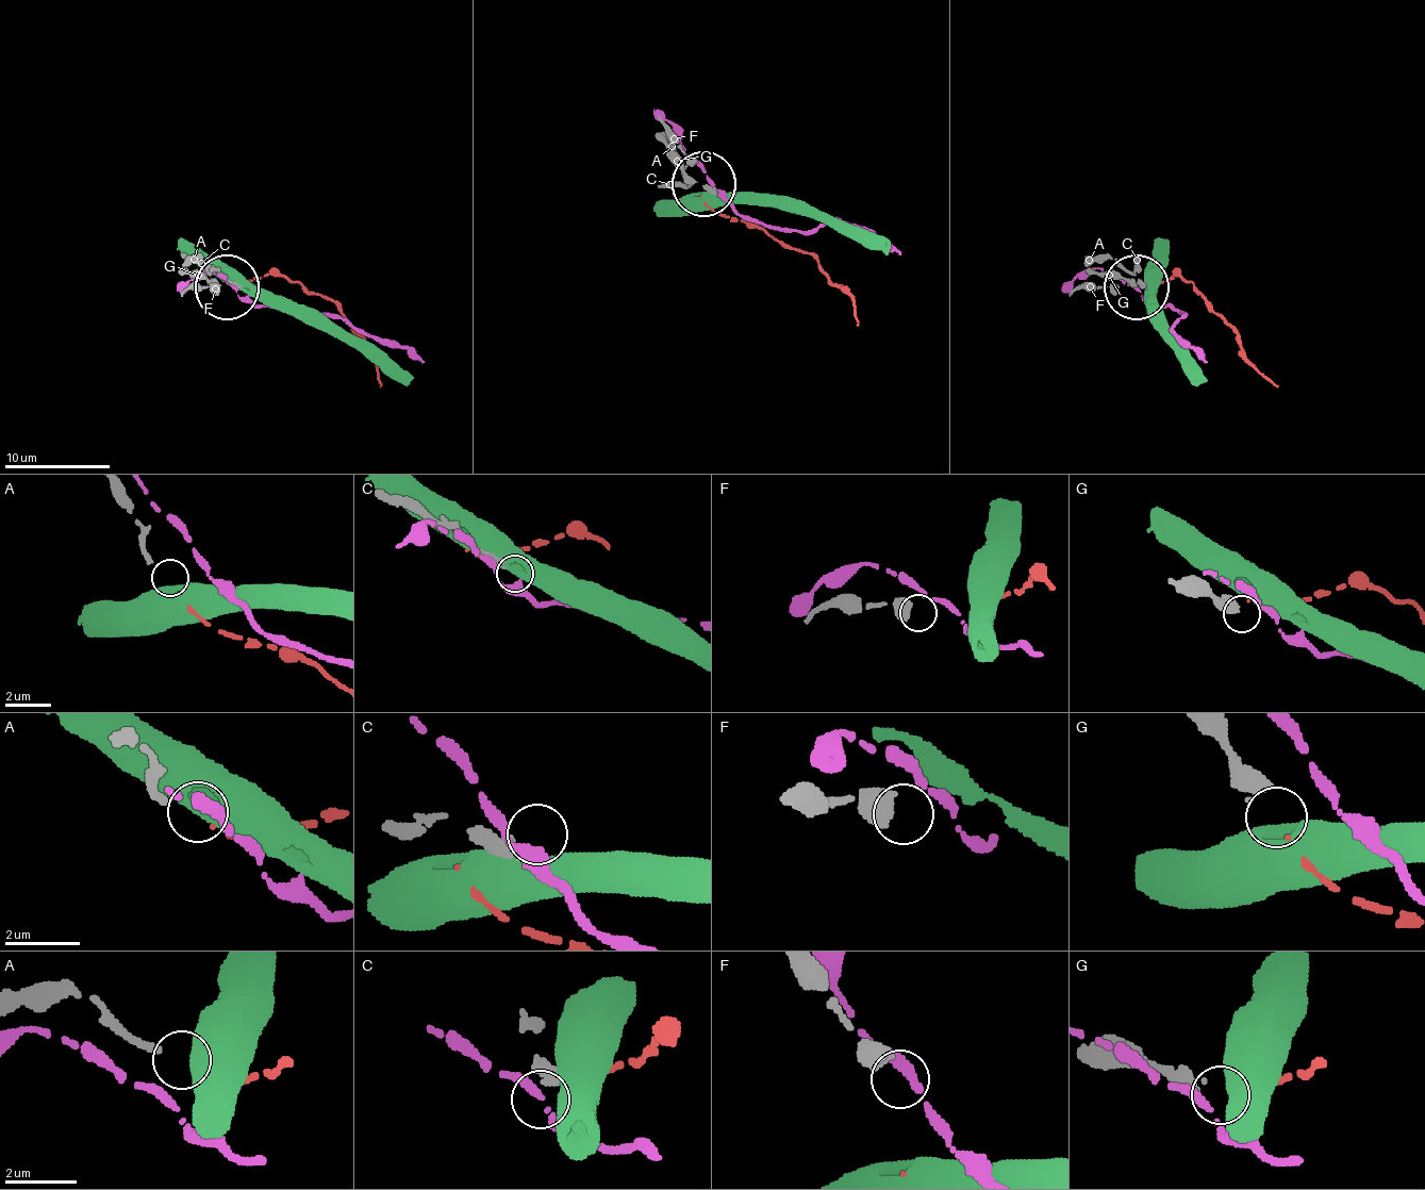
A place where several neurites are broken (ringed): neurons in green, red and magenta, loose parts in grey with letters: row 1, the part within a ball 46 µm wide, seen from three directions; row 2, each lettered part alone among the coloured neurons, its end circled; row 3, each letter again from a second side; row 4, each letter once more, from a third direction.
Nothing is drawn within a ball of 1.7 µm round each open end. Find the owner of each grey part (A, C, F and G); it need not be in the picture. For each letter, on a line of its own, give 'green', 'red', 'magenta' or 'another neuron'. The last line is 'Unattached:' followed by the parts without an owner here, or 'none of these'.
A: red
C: another neuron
F: another neuron
G: another neuron
Unattached: C, F, G

